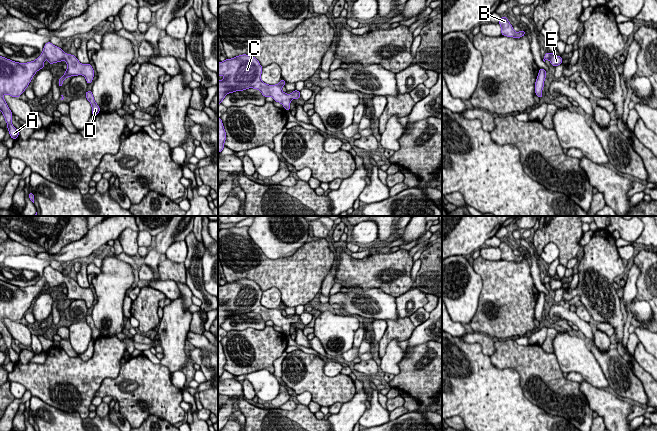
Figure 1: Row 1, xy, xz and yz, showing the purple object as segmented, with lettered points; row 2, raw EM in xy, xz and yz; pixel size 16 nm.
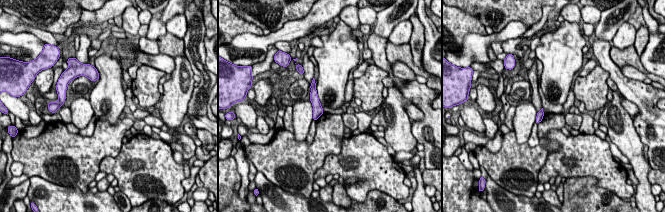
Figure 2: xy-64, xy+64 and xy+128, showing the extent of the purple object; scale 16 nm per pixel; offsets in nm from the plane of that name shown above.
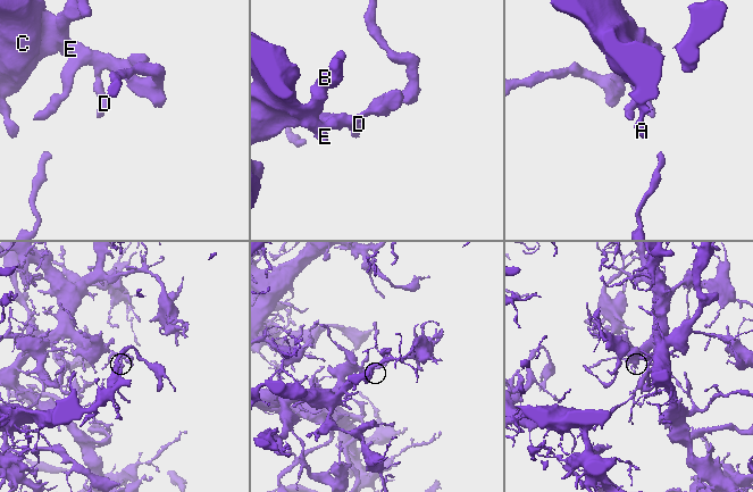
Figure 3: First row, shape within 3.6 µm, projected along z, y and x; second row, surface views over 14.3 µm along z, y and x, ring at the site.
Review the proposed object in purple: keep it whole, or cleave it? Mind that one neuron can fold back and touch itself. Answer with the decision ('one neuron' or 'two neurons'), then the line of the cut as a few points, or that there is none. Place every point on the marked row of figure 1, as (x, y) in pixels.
one neuron; no cut

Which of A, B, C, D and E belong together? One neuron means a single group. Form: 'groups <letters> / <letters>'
groups A B C D E

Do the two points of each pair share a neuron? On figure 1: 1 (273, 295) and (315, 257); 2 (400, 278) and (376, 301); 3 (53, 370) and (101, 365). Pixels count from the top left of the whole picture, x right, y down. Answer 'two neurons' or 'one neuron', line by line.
1: two neurons
2: two neurons
3: one neuron

